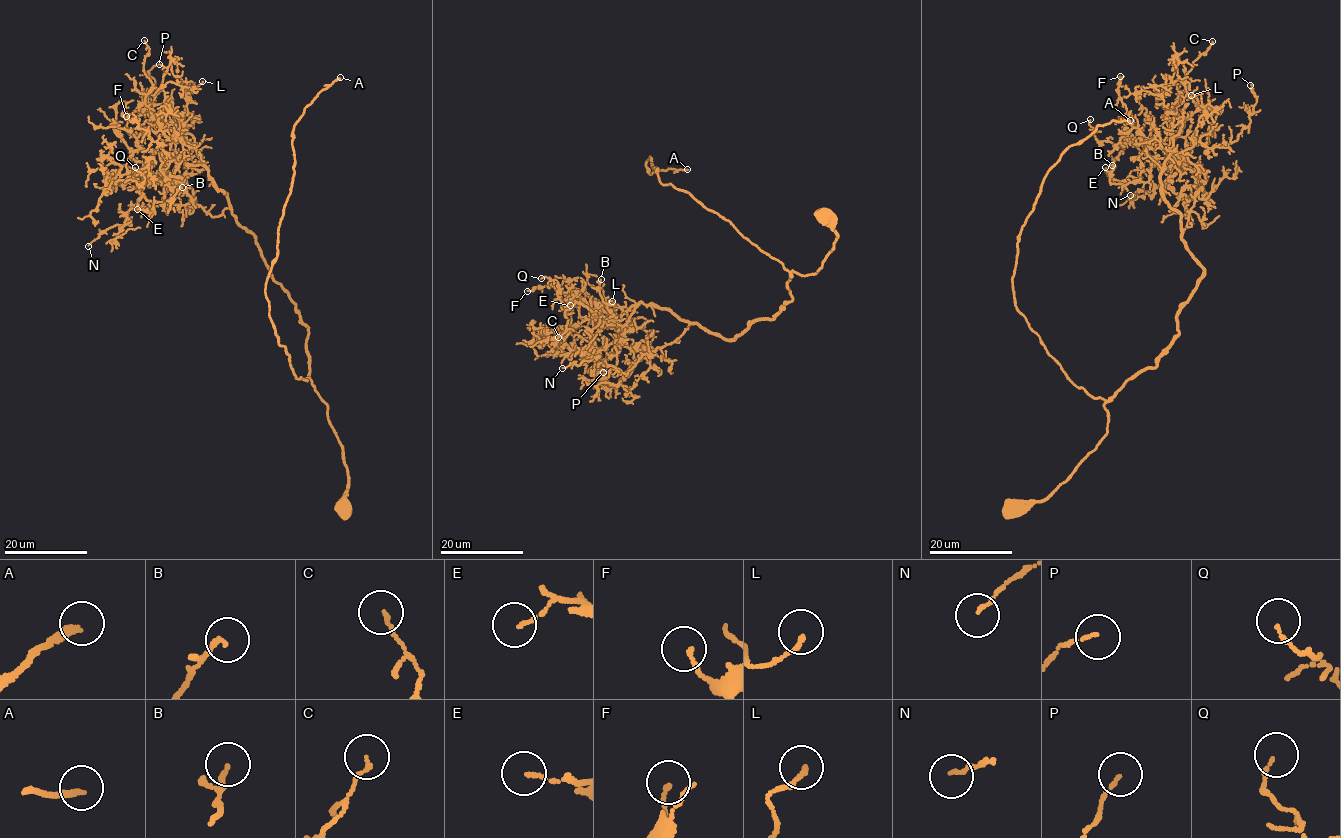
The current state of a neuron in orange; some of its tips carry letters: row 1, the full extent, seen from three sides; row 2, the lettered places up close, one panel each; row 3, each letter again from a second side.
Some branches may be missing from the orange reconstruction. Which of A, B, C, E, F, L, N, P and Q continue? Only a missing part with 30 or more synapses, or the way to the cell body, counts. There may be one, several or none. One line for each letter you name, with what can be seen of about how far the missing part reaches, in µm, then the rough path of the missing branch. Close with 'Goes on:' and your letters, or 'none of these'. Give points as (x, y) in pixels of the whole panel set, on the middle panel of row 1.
A: 45 µm | (687, 169), (702, 167), (722, 156), (728, 160), (748, 158), (775, 148), (793, 151), (821, 147)
Goes on: A

